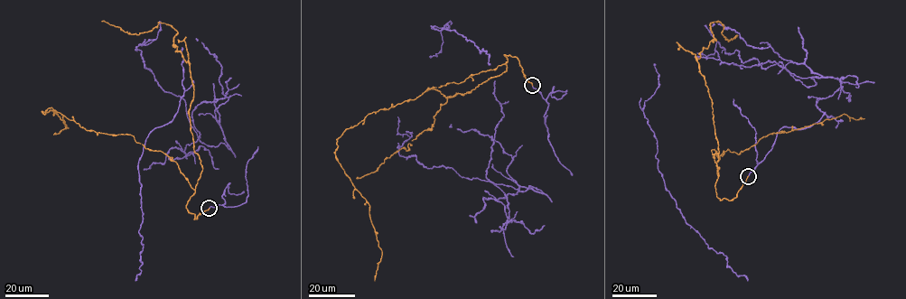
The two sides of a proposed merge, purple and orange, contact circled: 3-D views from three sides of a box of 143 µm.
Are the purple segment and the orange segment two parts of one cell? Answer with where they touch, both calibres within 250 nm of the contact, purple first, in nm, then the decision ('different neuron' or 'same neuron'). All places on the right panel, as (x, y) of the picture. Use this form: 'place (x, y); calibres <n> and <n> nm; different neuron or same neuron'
place (748, 176); calibres 170 and 160 nm; same neuron

